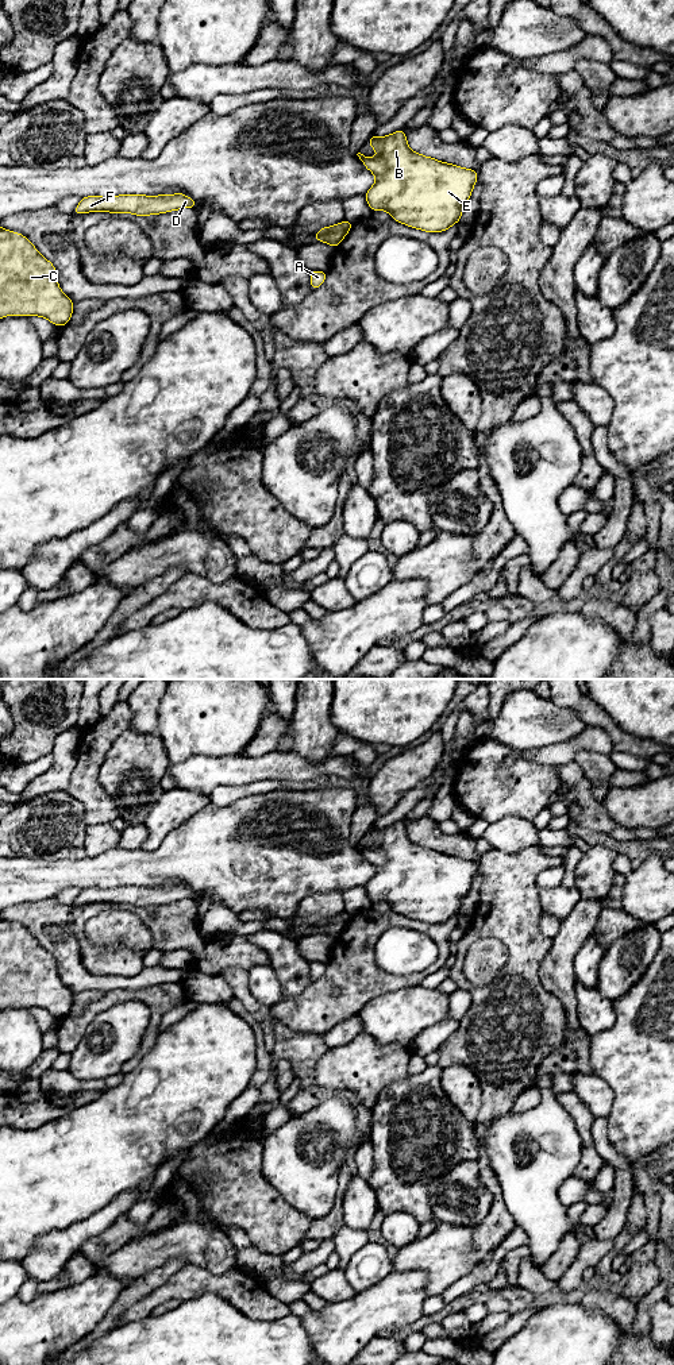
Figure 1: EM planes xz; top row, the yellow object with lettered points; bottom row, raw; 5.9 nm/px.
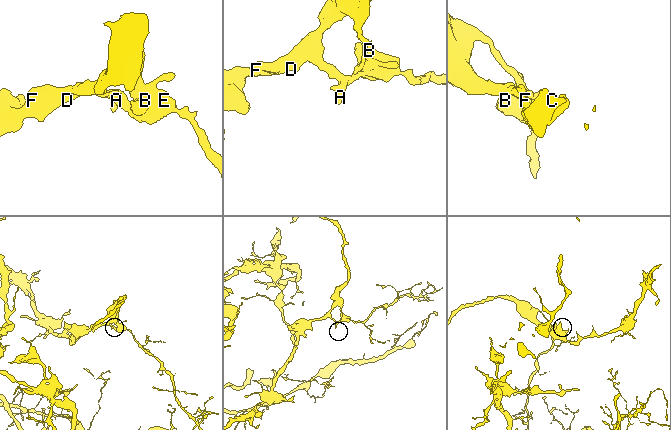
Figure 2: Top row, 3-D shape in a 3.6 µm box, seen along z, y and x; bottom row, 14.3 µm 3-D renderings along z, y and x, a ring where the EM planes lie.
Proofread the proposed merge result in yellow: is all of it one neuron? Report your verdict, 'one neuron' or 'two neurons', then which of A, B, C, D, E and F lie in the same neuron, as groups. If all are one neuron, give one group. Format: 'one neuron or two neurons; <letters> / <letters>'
two neurons; A C D F / B E

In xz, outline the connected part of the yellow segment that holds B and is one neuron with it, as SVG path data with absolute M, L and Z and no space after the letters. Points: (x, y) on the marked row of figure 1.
M404 130L382 138L371 135L367 143L378 157L357 155L375 176L374 185L365 194L373 212L386 211L393 220L425 232L443 232L461 221L463 207L478 181L478 171L412 151Z

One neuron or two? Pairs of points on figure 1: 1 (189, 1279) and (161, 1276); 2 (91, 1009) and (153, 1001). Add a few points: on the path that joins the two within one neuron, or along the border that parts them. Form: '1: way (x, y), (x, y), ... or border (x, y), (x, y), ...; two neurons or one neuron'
1: border (183, 1264), (162, 1284), (142, 1296); two neurons
2: way (106, 1002), (119, 995), (138, 995); one neuron

